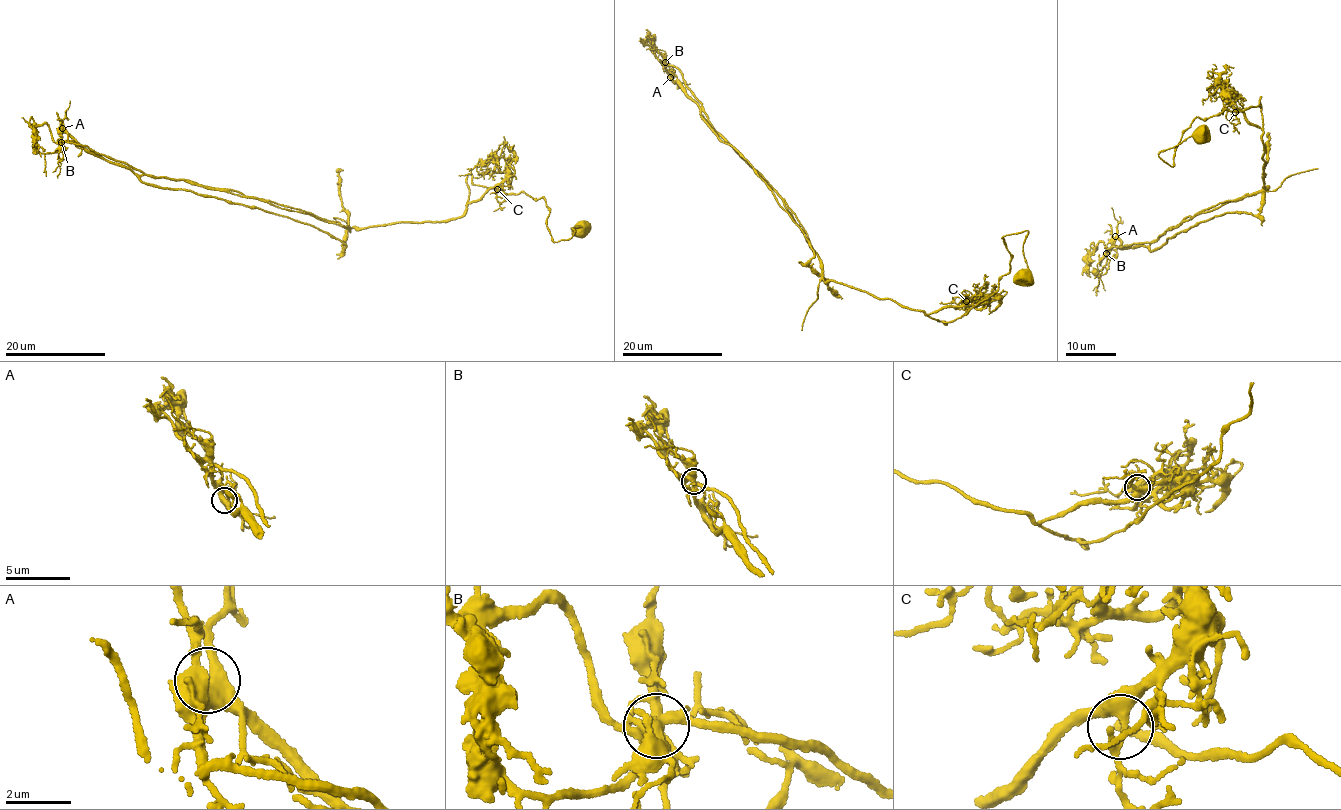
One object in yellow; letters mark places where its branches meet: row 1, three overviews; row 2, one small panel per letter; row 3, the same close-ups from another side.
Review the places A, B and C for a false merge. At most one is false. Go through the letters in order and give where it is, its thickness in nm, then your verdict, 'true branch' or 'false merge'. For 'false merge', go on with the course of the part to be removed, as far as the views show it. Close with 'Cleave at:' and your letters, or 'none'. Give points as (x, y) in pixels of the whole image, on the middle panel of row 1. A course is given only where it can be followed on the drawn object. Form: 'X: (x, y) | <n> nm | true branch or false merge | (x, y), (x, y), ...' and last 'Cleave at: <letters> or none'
A: (670, 77) | 440 nm | true branch
B: (665, 62) | 400 nm | false merge | (665, 63), (685, 93), (697, 105), (700, 115), (781, 198), (819, 260), (821, 274), (817, 297), (802, 330)
C: (966, 301) | 300 nm | true branch
Cleave at: B

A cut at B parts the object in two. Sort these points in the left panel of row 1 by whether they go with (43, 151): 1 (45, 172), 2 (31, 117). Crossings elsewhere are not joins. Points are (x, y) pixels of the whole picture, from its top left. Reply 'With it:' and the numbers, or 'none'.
With it: 1, 2

